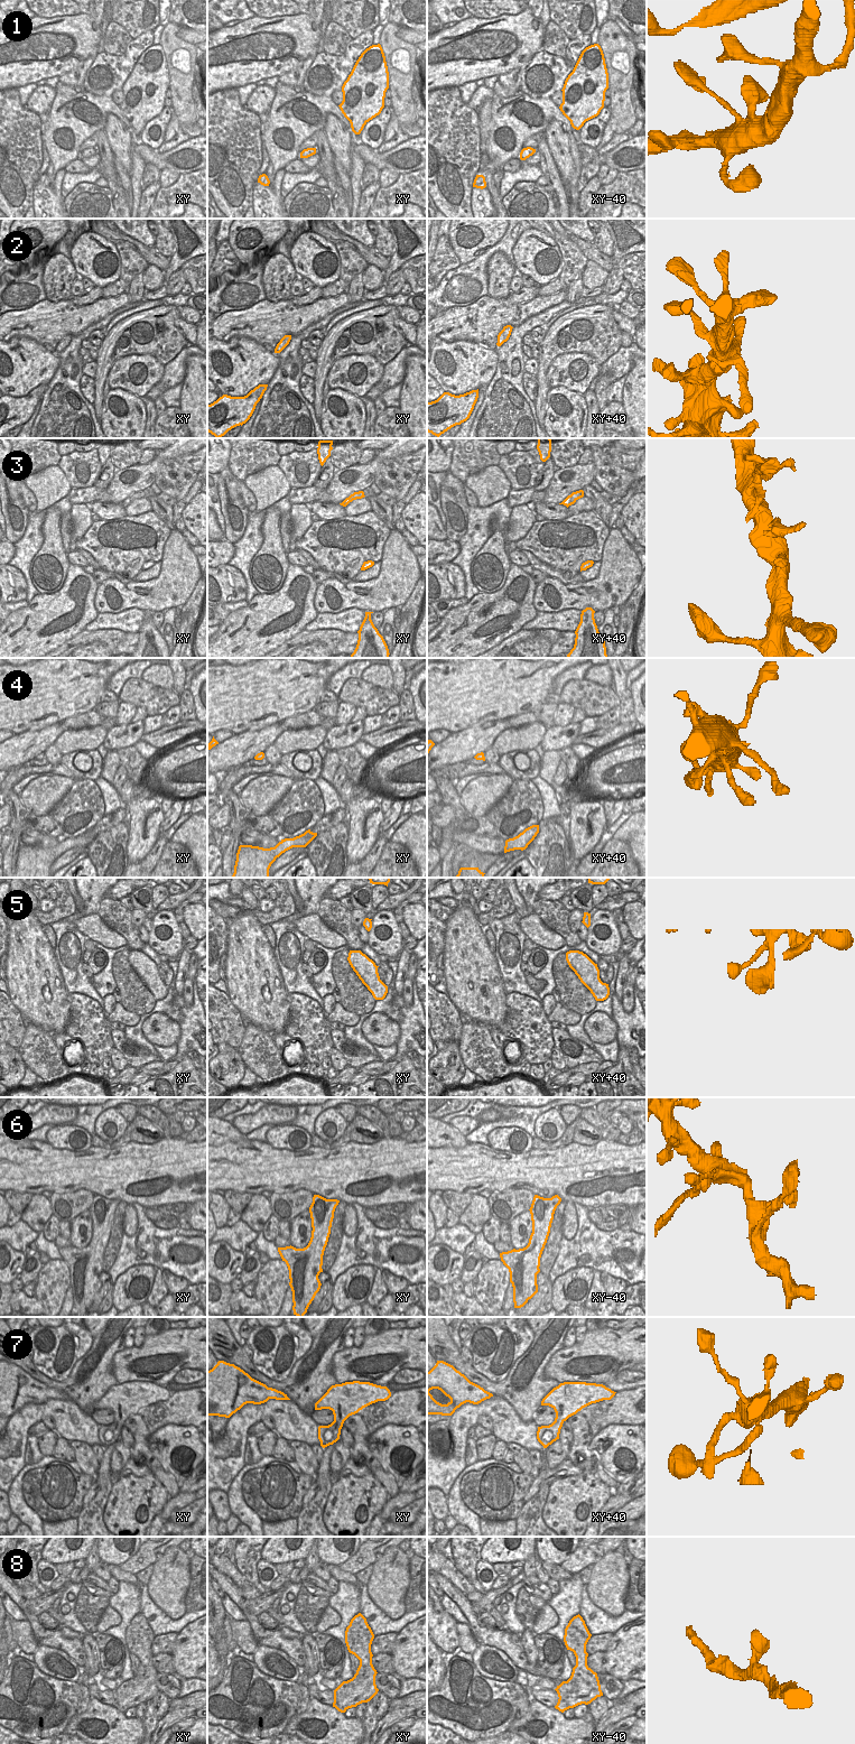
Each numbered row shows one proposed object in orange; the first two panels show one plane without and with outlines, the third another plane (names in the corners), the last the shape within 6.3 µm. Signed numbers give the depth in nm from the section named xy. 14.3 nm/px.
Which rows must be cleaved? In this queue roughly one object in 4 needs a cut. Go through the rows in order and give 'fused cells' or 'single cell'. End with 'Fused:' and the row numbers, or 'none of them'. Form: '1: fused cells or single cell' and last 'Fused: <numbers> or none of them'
1: single cell
2: single cell
3: single cell
4: single cell
5: single cell
6: single cell
7: single cell
8: single cell
Fused: none of them

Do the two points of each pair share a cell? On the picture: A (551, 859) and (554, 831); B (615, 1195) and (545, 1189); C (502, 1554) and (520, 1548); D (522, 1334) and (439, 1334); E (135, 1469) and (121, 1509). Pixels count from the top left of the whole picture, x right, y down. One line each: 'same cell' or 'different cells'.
A: same cell
B: same cell
C: same cell
D: different cells
E: different cells

